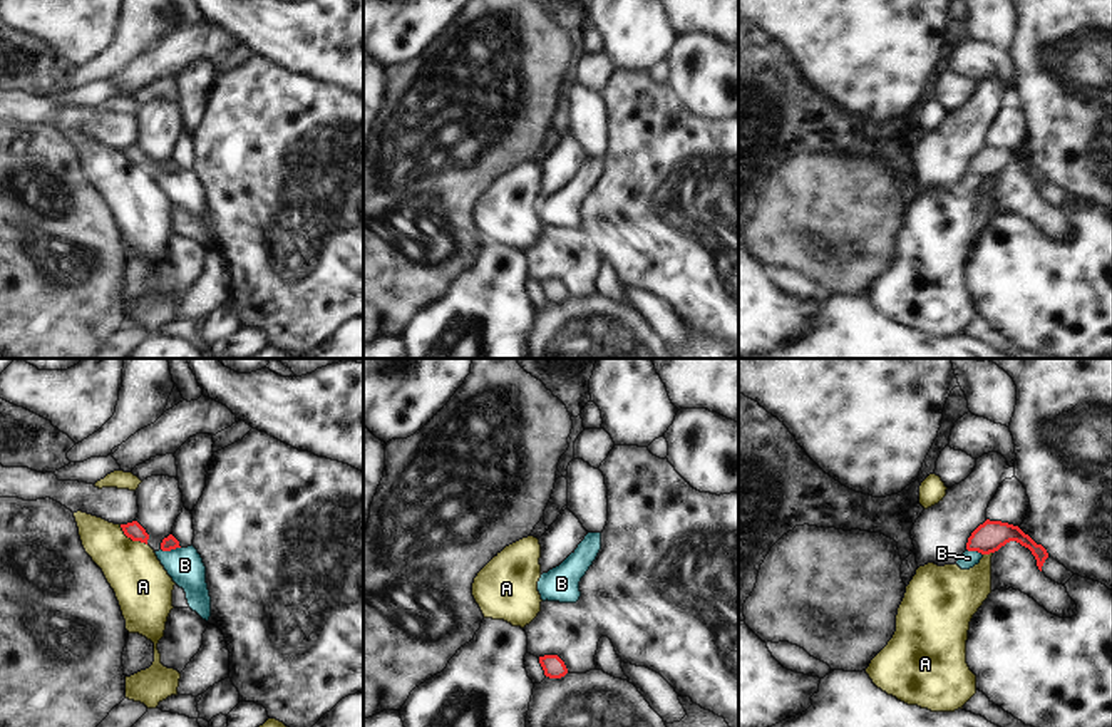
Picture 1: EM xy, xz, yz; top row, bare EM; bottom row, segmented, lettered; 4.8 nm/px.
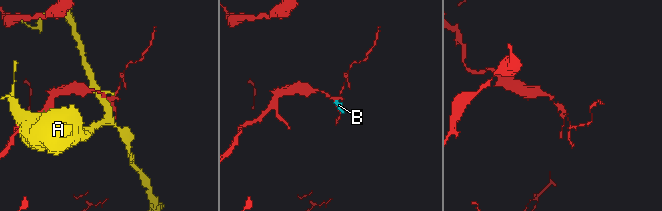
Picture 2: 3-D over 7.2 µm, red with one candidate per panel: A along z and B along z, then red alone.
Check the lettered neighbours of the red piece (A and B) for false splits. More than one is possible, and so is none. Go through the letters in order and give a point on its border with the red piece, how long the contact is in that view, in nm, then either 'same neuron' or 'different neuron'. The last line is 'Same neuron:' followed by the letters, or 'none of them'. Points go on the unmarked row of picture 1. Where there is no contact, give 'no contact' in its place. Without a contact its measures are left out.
A: xy (131, 163) | 170 nm | different neuron
B: xy (169, 175) | 100 nm | different neuron
Same neuron: none of them

